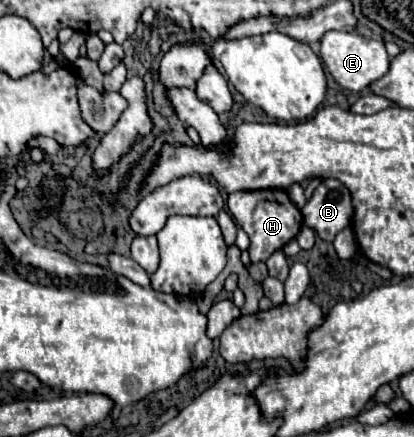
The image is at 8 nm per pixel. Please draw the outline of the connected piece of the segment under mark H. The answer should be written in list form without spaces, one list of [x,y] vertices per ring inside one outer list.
[[[287,190],[233,192],[227,196],[227,210],[237,222],[237,226],[241,226],[251,240],[249,246],[251,262],[265,262],[275,250],[283,248],[289,240],[293,240],[303,226],[303,216],[299,208],[291,202]]]

